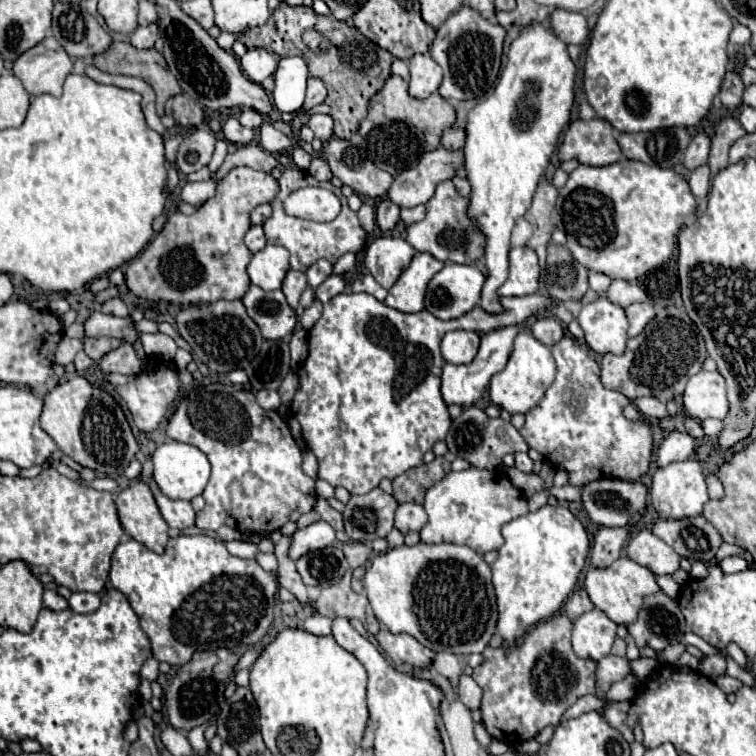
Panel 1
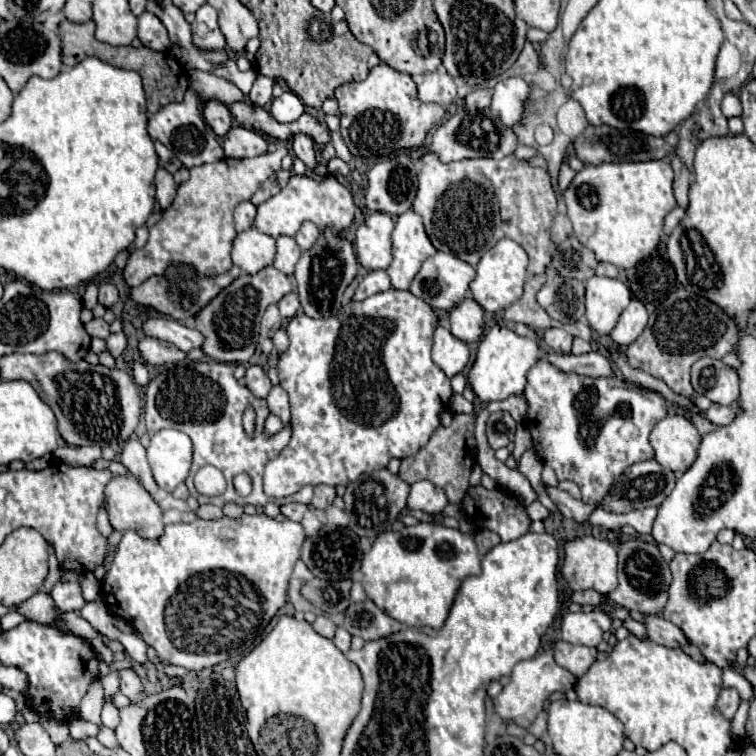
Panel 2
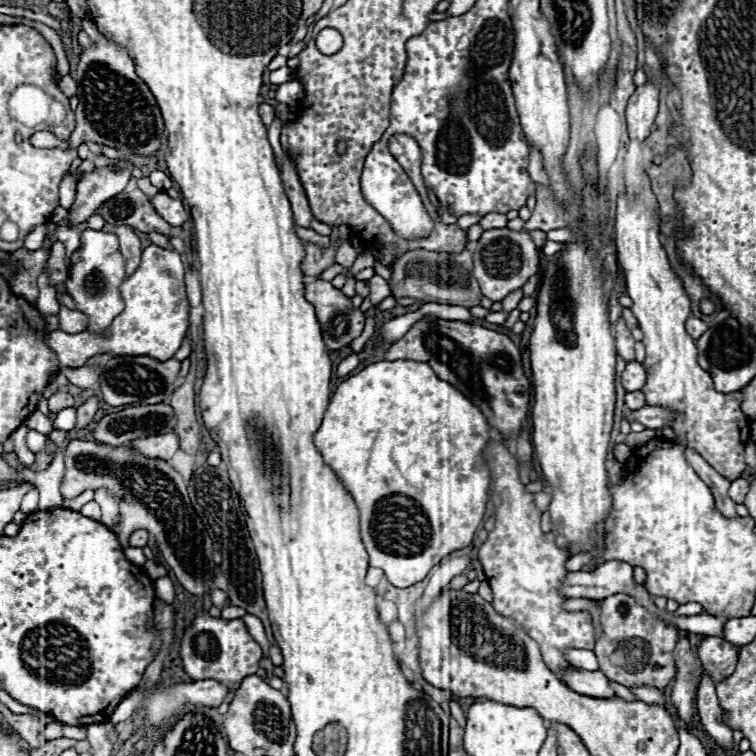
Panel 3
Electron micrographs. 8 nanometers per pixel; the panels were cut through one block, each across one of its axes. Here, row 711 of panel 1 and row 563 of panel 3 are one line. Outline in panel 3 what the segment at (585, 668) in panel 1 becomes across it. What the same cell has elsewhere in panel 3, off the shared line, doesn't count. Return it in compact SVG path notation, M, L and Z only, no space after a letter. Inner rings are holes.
M492 440L488 444L484 456L488 458L488 464L490 464L490 470L492 470L490 496L492 496L492 502L496 506L496 526L494 526L494 530L488 532L486 542L480 546L478 560L482 564L482 568L484 568L488 584L492 588L494 610L498 614L514 620L520 628L526 630L526 634L530 638L534 638L540 644L544 664L552 672L576 670L576 666L572 666L564 658L564 650L568 650L568 648L592 650L594 642L596 642L596 636L594 636L594 626L592 626L592 618L590 618L588 610L568 612L568 610L562 608L562 604L566 602L566 596L558 596L558 588L562 586L562 580L568 576L568 570L564 568L564 564L572 556L572 552L566 550L566 548L558 548L552 532L548 532L548 534L542 532L542 528L540 528L540 510L534 504L534 494L526 492L526 486L520 482L520 478L518 478L518 462L506 450L506 446Z

